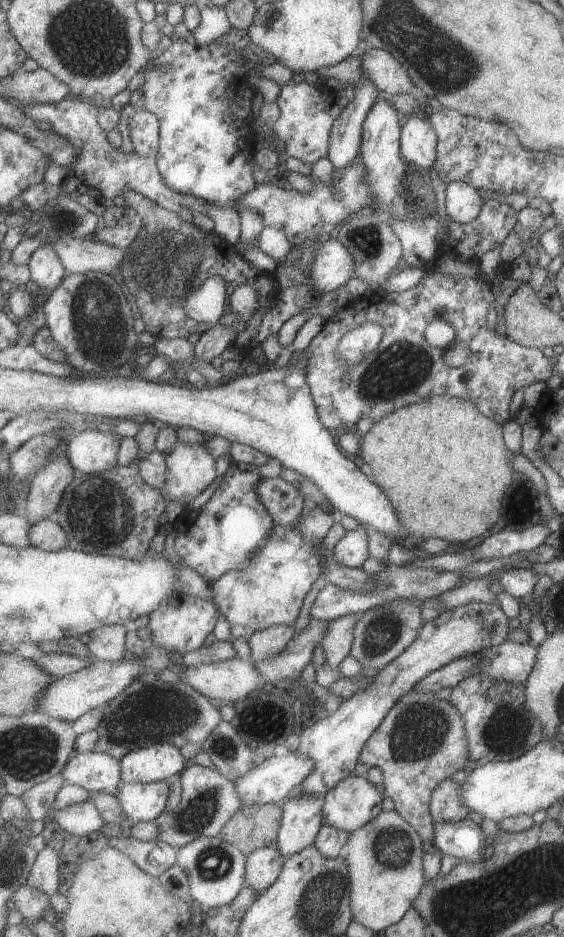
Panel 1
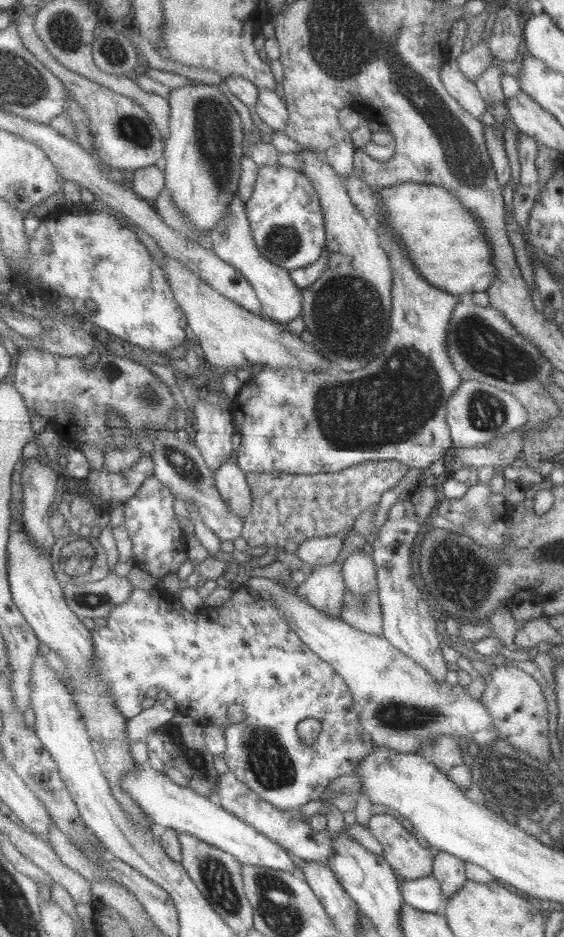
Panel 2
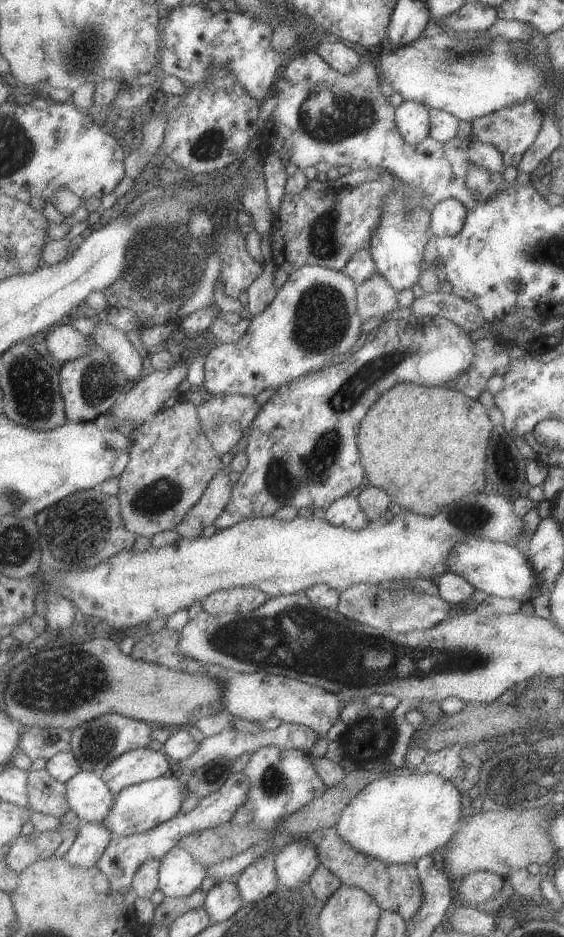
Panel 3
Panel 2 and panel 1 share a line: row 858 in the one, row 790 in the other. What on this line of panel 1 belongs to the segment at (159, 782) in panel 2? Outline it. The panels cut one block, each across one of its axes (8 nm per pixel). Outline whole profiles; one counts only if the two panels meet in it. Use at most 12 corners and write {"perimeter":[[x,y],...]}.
{"perimeter":[[297,751],[264,758],[235,782],[244,807],[292,797],[314,771]]}

